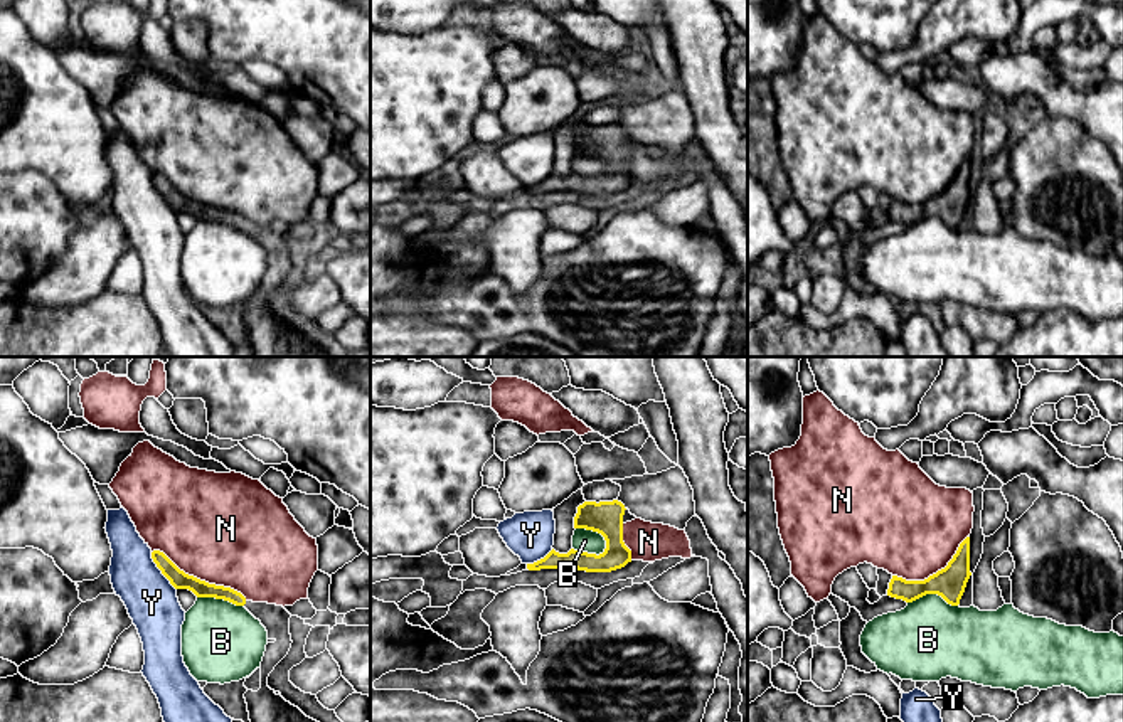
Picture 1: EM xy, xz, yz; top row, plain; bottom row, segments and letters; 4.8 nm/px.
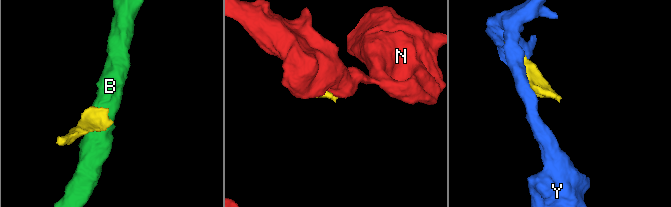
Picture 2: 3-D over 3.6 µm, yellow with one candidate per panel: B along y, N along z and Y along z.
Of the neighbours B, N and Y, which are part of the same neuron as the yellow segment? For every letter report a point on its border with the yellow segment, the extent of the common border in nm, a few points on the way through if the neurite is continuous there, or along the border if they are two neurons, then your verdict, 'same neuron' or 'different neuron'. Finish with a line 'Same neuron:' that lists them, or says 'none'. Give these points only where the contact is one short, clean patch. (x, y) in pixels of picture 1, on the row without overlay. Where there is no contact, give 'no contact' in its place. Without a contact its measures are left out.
B: meets yellow in xz at (596, 153); contact 180 nm long; border along xz (576, 150), (596, 153), (605, 164), (605, 174); different neuron
N: meets yellow in xy at (199, 202); contact 500 nm long; different neuron
Y: meets yellow in xy at (160, 192); contact 220 nm long; different neuron
Same neuron: none

